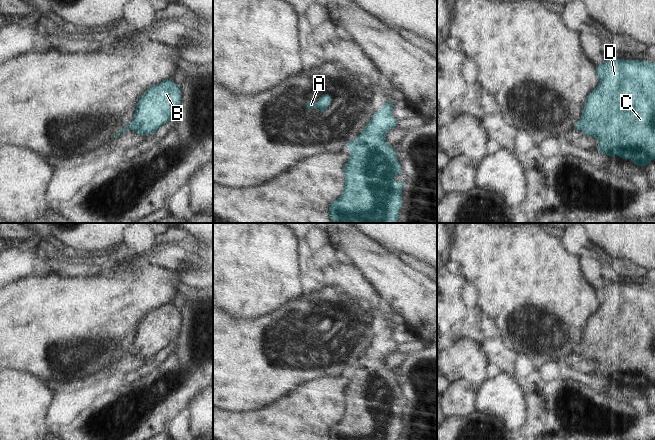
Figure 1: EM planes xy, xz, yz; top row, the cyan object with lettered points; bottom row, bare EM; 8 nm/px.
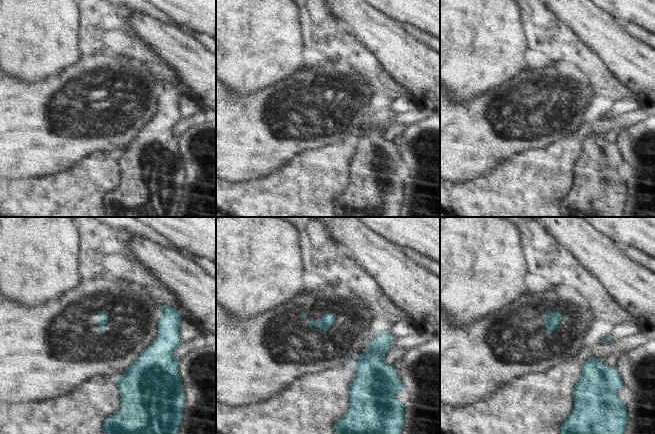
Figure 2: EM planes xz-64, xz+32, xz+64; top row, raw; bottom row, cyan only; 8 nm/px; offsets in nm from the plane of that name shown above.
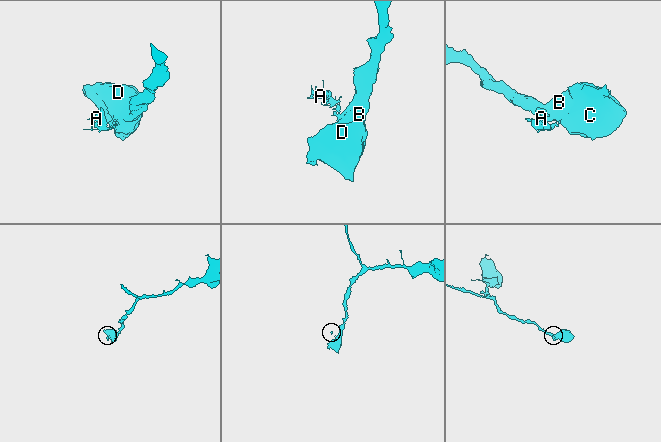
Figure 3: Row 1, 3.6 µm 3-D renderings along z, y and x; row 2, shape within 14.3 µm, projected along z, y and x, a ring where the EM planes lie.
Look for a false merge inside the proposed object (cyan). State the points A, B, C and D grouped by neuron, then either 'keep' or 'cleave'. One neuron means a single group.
A / B C D | cleave

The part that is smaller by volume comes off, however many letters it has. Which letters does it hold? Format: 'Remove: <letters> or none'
Remove: A

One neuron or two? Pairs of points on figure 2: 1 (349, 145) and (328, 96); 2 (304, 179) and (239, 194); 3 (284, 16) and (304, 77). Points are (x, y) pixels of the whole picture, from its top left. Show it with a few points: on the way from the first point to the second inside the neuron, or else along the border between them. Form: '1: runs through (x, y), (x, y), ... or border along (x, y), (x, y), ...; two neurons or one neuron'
1: border along (357, 132), (350, 138), (324, 145); two neurons
2: runs through (288, 194), (255, 194); one neuron
3: border along (304, 66), (296, 69), (281, 80); two neurons

